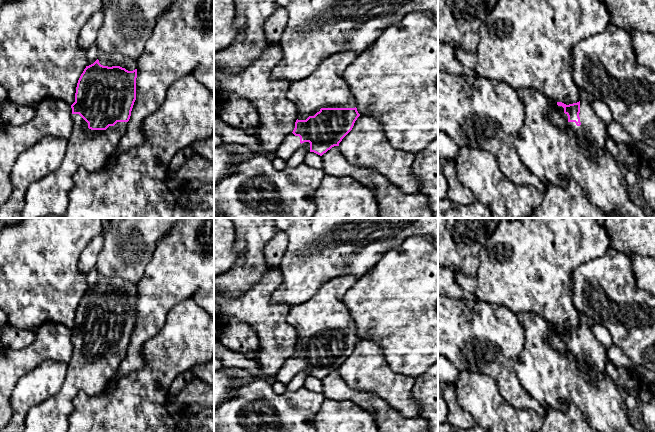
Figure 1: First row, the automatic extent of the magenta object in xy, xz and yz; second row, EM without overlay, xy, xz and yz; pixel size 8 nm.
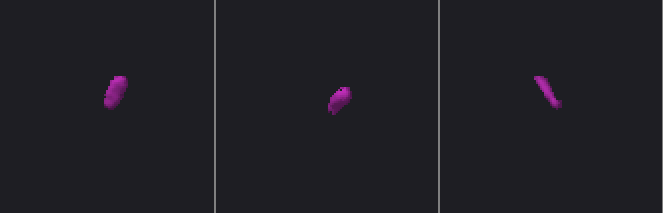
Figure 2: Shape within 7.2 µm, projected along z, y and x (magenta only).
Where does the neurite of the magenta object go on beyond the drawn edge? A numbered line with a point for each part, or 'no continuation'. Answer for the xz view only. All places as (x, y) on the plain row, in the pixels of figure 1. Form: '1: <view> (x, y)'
1: xz (325, 311)

